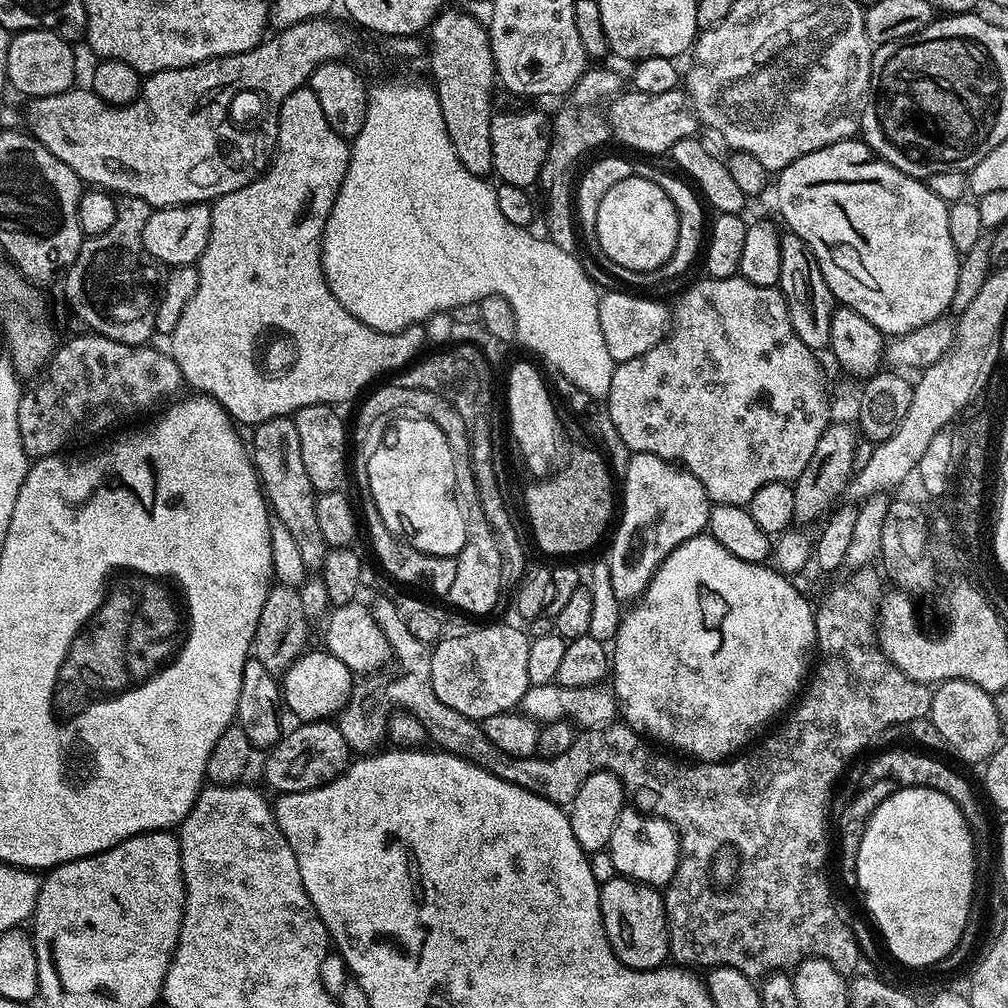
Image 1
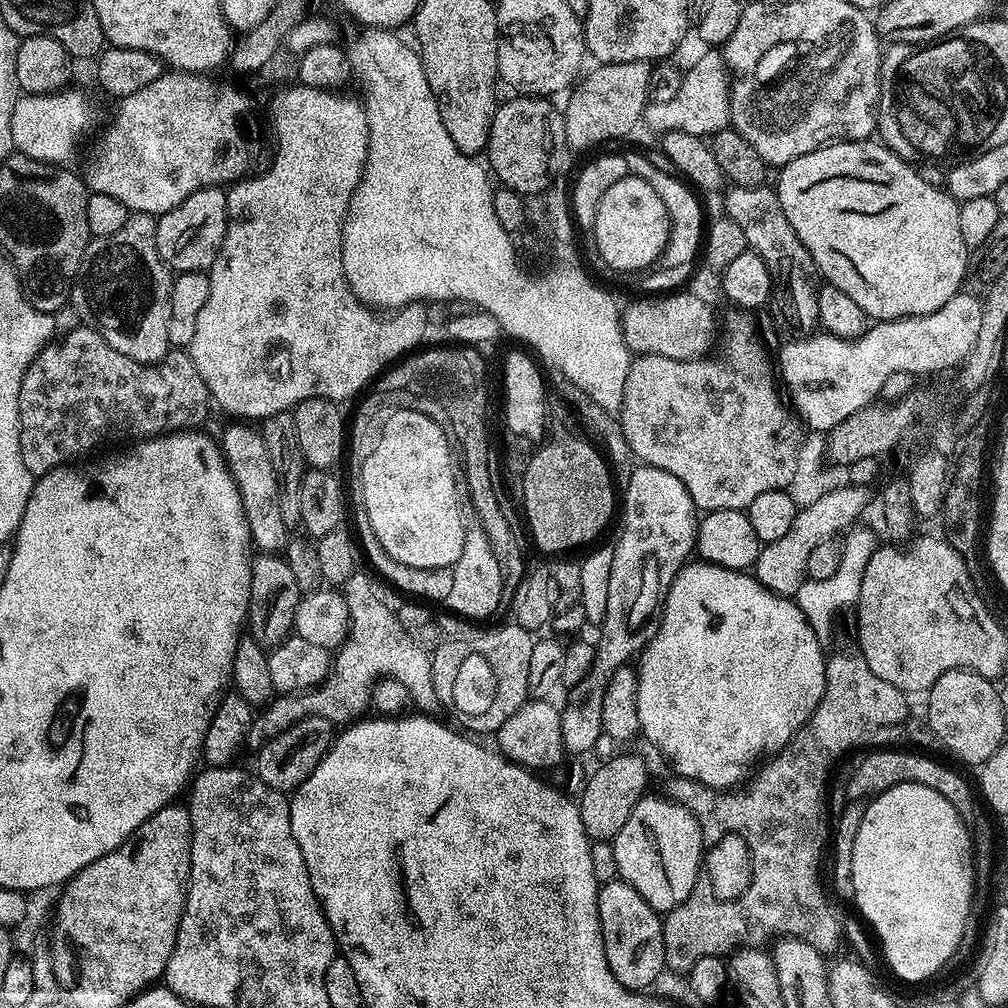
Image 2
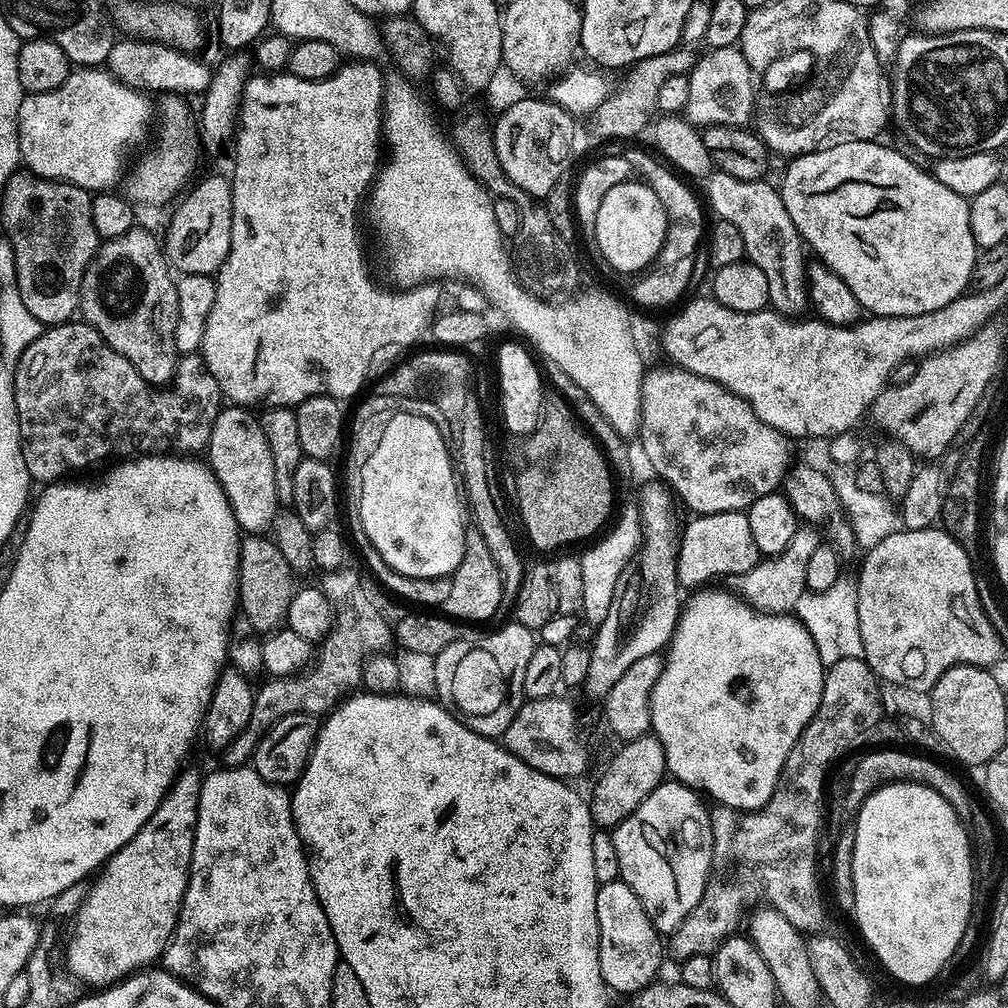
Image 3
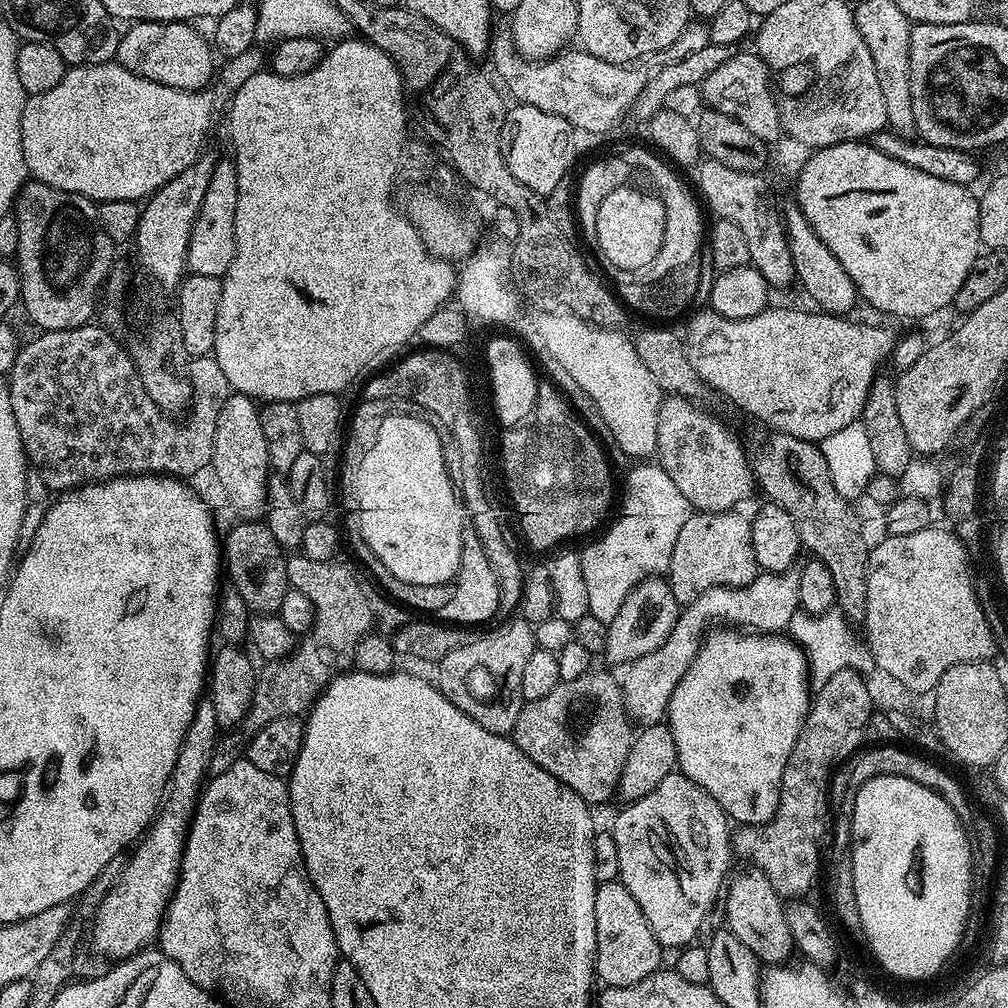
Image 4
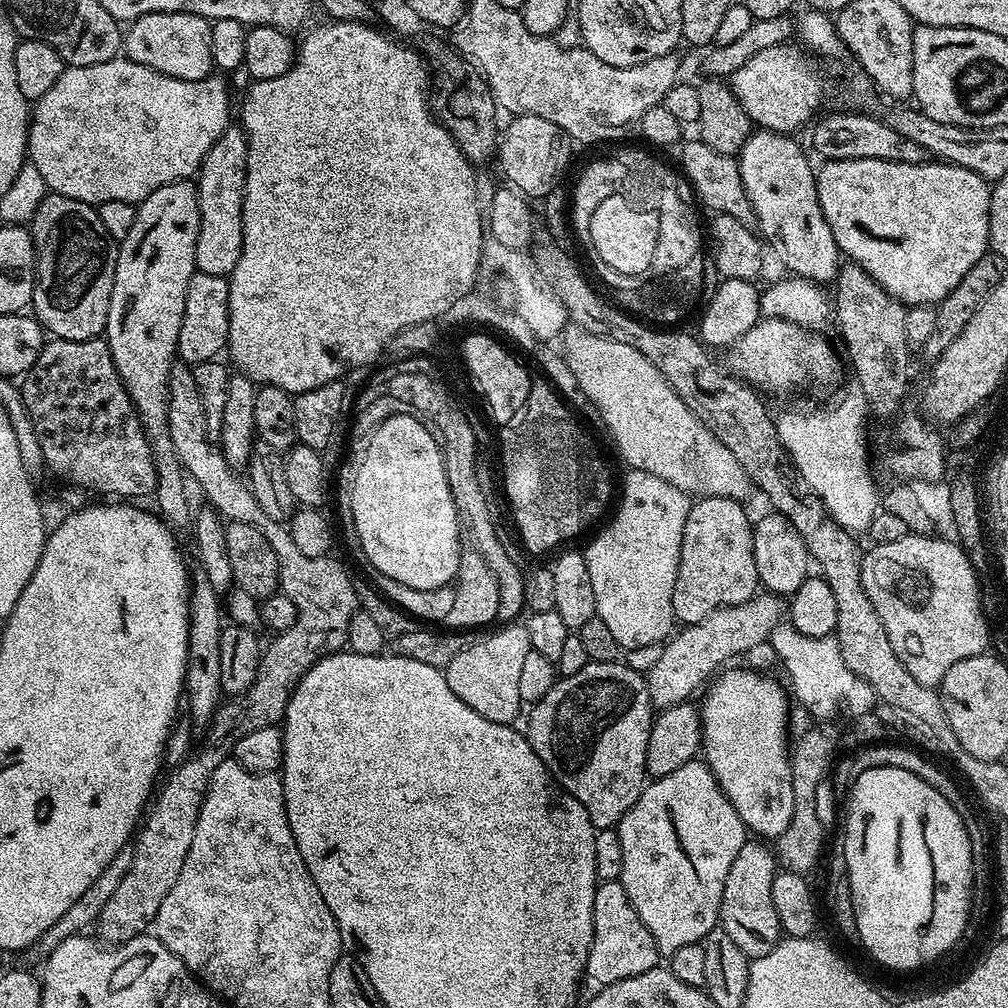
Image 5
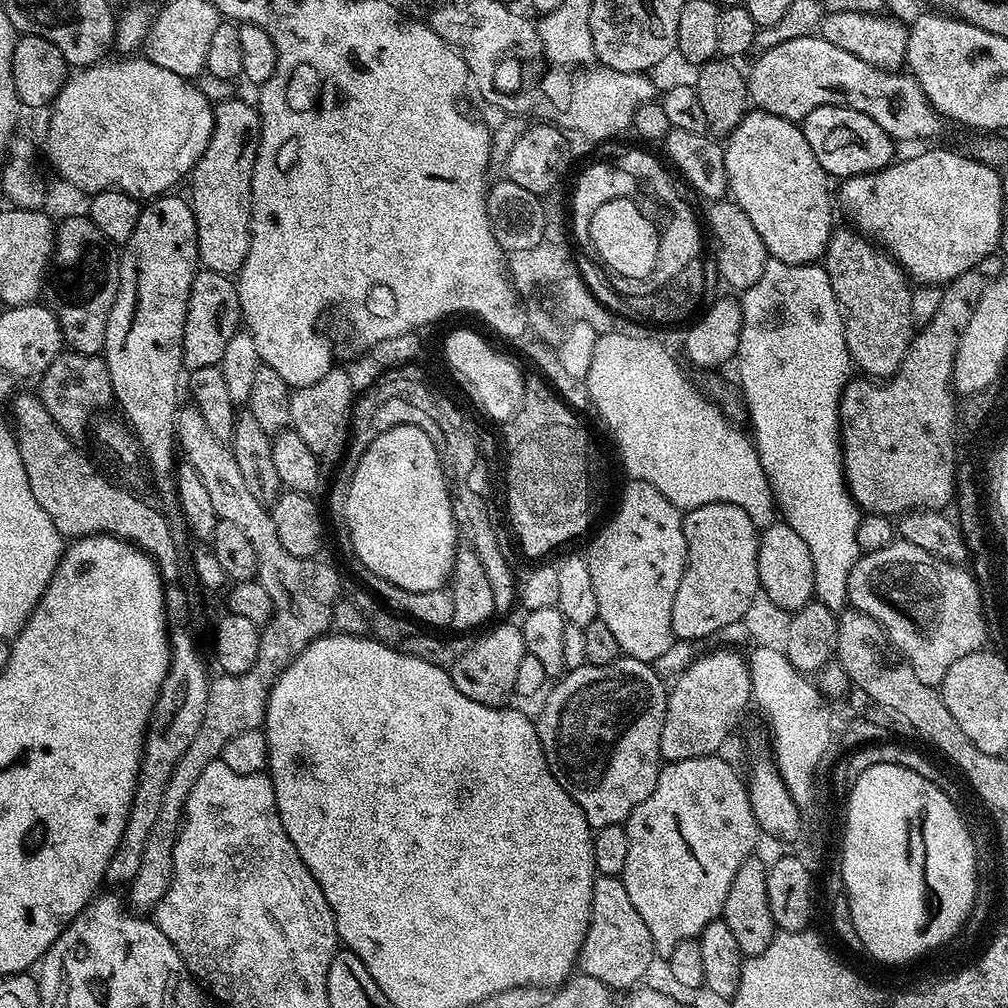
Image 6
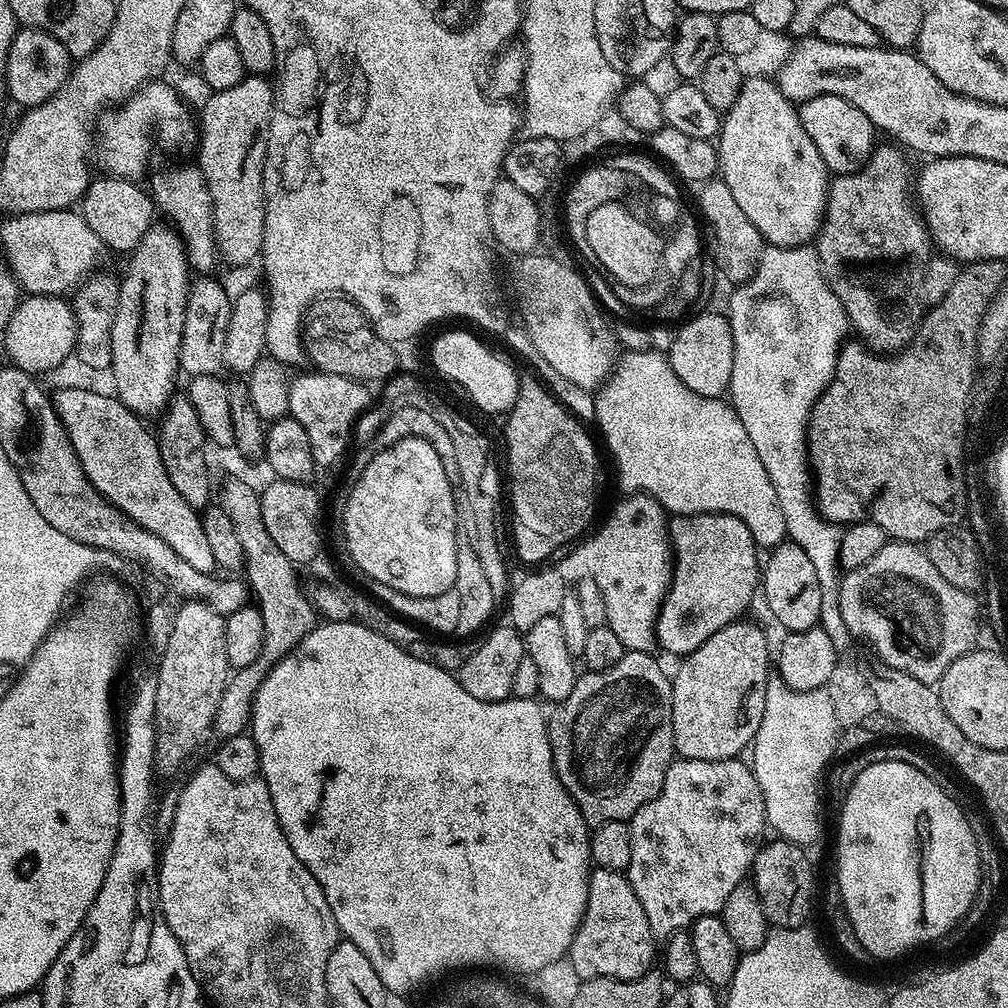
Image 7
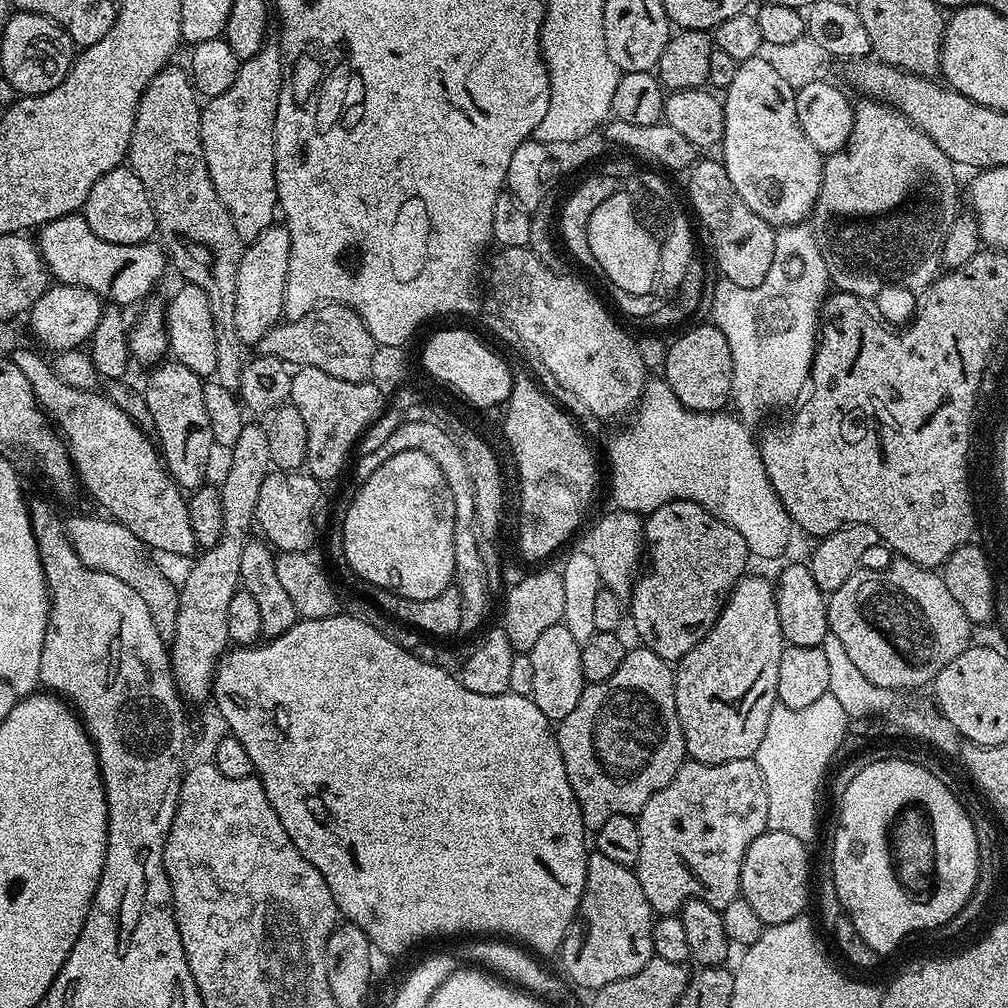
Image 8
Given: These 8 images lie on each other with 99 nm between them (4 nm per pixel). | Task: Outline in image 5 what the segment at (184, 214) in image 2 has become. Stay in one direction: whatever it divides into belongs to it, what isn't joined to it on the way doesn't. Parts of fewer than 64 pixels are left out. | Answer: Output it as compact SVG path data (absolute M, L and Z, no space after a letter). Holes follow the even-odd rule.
M229 126L210 146L198 173L200 229L196 247L196 270L229 277L242 254L242 206L244 171L248 165L248 135L243 127Z

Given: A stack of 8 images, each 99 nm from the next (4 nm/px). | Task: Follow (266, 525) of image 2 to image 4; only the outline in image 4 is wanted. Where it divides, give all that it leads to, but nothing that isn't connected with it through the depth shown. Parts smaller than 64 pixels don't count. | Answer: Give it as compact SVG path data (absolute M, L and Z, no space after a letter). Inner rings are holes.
M229 394L226 402L220 405L218 426L214 426L214 454L211 456L210 471L216 475L220 488L226 499L232 503L232 508L240 518L256 518L263 513L264 499L268 493L268 478L270 465L266 454L266 438L262 434L260 408L257 401L250 396Z

